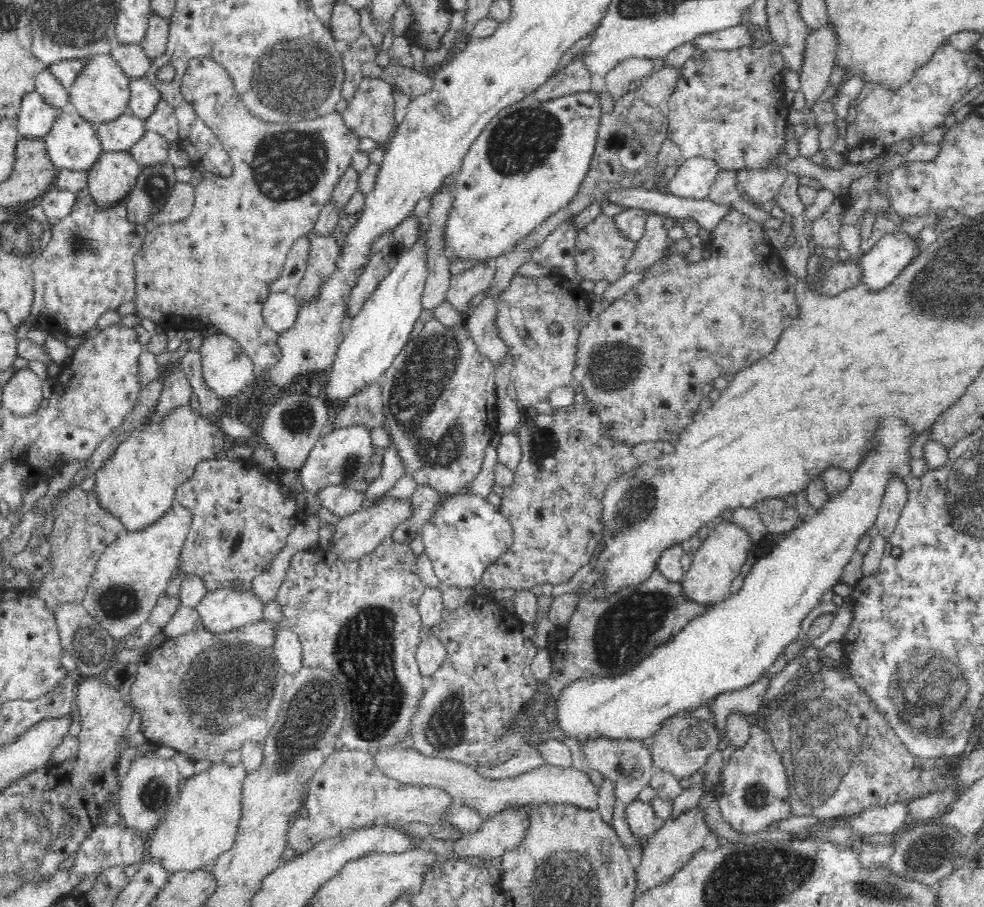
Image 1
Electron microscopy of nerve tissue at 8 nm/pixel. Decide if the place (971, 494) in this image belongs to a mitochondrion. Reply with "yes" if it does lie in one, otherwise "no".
yes

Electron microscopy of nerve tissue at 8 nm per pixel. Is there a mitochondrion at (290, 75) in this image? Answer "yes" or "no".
yes

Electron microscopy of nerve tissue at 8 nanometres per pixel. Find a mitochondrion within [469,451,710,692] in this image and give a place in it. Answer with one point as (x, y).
(623, 630)

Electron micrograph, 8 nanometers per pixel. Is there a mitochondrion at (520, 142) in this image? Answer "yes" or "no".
yes

